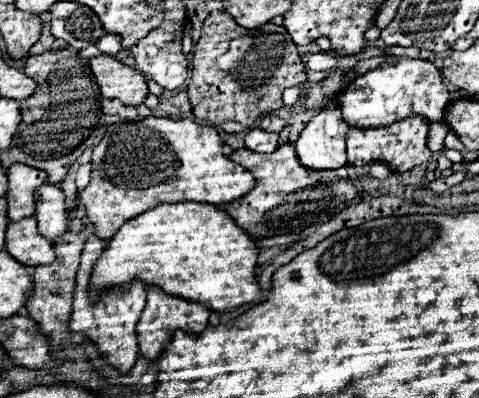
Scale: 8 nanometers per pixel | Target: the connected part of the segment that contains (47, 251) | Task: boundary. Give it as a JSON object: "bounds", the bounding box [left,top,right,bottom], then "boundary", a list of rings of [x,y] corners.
{"bounds":[5,216,55,266],"boundary":[[[33,216],[19,222],[9,222],[5,248],[17,262],[25,266],[51,264],[55,258],[53,244],[37,232],[37,222]]]}

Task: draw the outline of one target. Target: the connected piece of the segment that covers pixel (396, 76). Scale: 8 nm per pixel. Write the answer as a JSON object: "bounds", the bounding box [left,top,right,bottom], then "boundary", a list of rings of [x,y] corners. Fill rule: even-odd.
{"bounds":[337,58,449,128],"boundary":[[[397,58],[391,62],[383,62],[379,68],[349,82],[343,94],[339,94],[337,98],[337,108],[341,110],[343,120],[349,126],[381,128],[407,116],[423,116],[431,122],[443,120],[443,110],[449,100],[449,90],[443,84],[441,72],[435,68],[435,64],[427,60]]]}

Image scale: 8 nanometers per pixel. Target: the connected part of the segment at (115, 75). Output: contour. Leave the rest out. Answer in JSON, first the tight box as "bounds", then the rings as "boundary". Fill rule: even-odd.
{"bounds":[89,54,149,106],"boundary":[[[99,54],[89,60],[93,76],[103,98],[117,98],[123,104],[139,106],[149,94],[145,78],[109,54]]]}

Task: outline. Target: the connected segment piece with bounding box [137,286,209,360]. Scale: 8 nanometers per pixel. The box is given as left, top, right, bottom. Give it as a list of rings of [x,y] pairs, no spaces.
[[[149,286],[147,288],[147,306],[137,322],[137,338],[139,338],[139,352],[143,358],[147,360],[155,360],[165,342],[173,338],[175,330],[183,330],[183,332],[189,332],[189,334],[199,334],[207,328],[209,324],[209,310],[203,308],[203,306],[197,306],[195,302],[187,302],[183,298],[175,298],[175,296],[169,296],[165,294],[161,288],[157,286]]]

